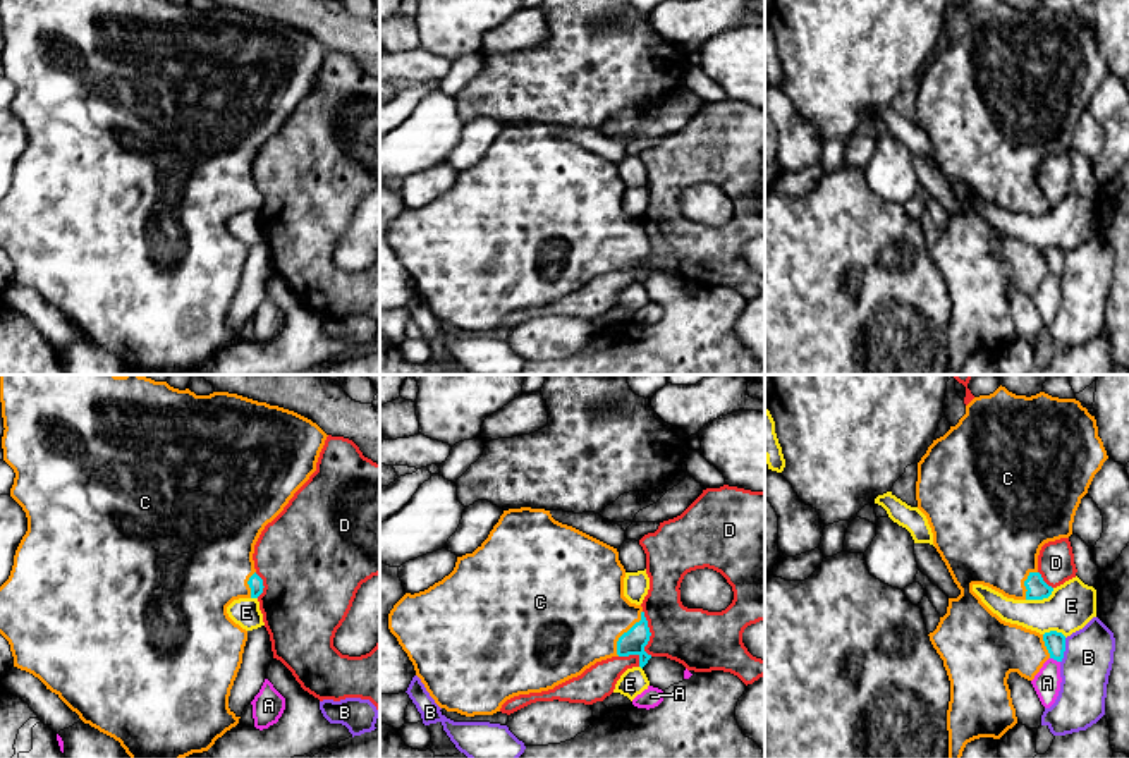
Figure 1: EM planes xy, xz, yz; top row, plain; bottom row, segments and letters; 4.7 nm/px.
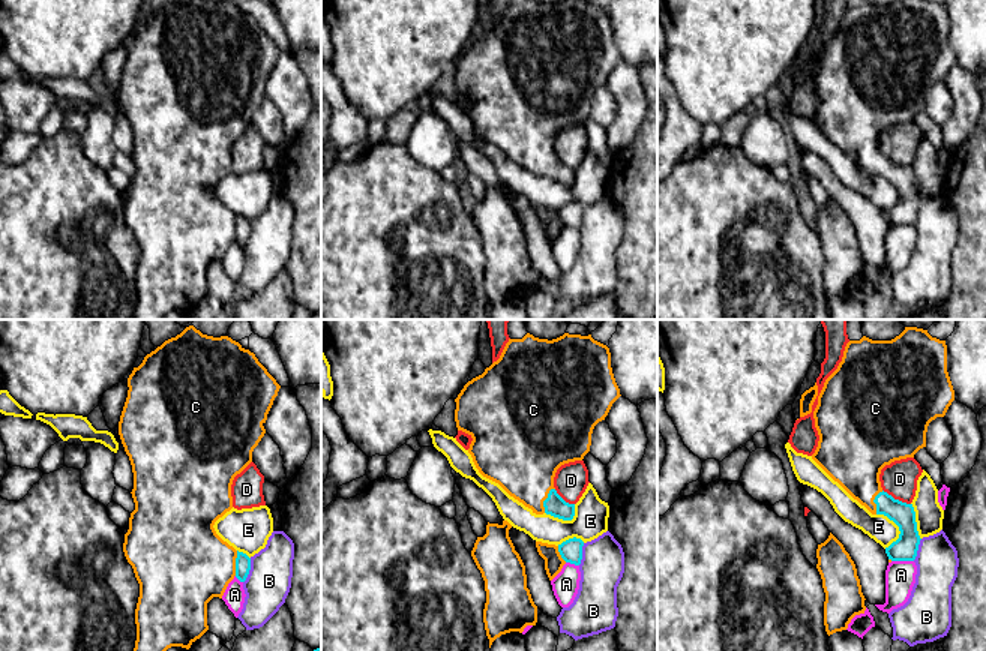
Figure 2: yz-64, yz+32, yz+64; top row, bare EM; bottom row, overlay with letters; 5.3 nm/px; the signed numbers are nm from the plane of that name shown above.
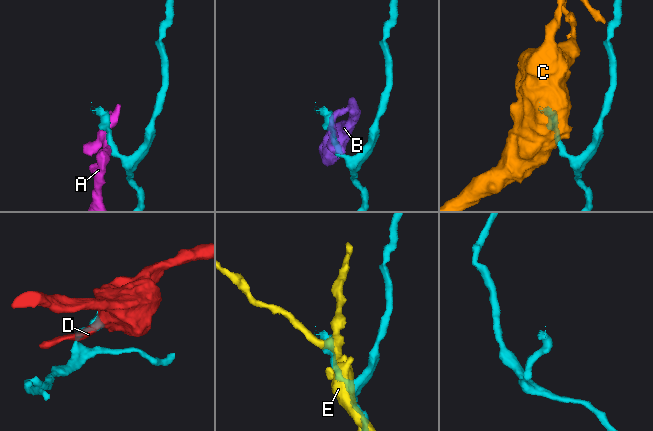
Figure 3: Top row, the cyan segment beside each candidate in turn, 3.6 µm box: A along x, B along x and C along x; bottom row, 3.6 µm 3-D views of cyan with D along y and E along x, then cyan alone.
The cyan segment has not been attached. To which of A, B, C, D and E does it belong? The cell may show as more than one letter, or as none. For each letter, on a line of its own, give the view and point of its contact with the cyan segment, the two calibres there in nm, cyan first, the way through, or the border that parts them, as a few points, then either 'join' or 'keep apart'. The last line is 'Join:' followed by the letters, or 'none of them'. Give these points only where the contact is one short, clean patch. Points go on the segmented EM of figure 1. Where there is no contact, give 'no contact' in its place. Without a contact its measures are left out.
A: yz (1055, 659) | 100/130 nm | keep apart
B: yz (1064, 650) | 100/240 nm | keep apart
C: xz (624, 633) | 120/480 nm | join
D: xz (650, 635) | 120/280 nm | keep apart
E: yz (1040, 599) | 100/220 nm | keep apart
Join: C

